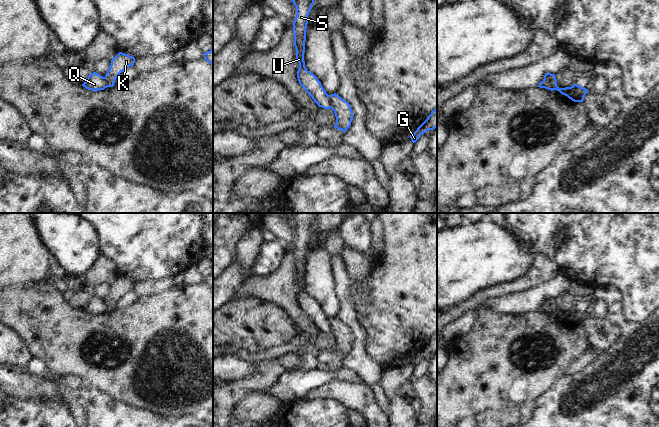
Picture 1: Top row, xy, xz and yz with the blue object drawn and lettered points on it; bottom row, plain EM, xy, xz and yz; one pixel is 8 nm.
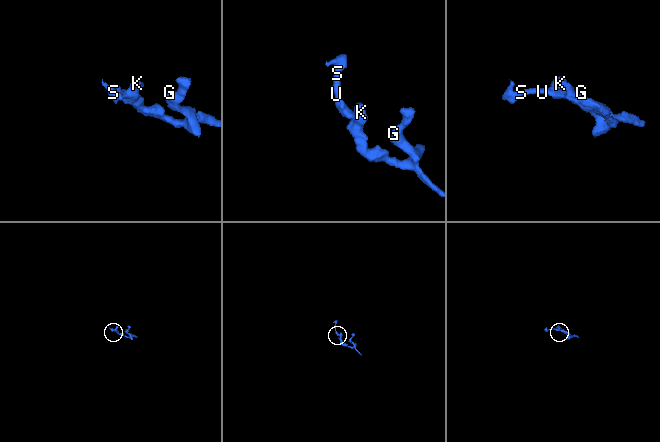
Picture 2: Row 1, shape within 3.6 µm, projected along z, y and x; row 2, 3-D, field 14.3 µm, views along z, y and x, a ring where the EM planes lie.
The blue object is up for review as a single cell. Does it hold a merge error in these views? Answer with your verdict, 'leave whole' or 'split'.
split

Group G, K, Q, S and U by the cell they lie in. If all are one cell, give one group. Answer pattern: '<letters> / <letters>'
G K / Q S U

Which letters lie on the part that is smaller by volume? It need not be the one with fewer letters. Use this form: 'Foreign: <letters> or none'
Foreign: Q, S, U

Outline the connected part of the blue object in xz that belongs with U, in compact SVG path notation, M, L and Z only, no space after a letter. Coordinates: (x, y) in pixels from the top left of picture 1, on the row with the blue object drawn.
M291 0L297 16L293 22L294 46L296 60L299 63L297 78L299 84L306 90L319 107L330 109L329 95L326 93L317 77L305 67L304 53L306 41L306 28L309 21L308 15L314 4L314 0Z

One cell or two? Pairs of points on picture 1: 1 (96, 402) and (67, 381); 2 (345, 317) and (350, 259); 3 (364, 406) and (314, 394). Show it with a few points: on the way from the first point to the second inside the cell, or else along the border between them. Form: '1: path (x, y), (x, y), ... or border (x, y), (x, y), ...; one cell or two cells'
1: border (83, 385), (80, 388); two cells
2: border (340, 256), (352, 284); two cells
3: path (352, 395), (326, 394); one cell

